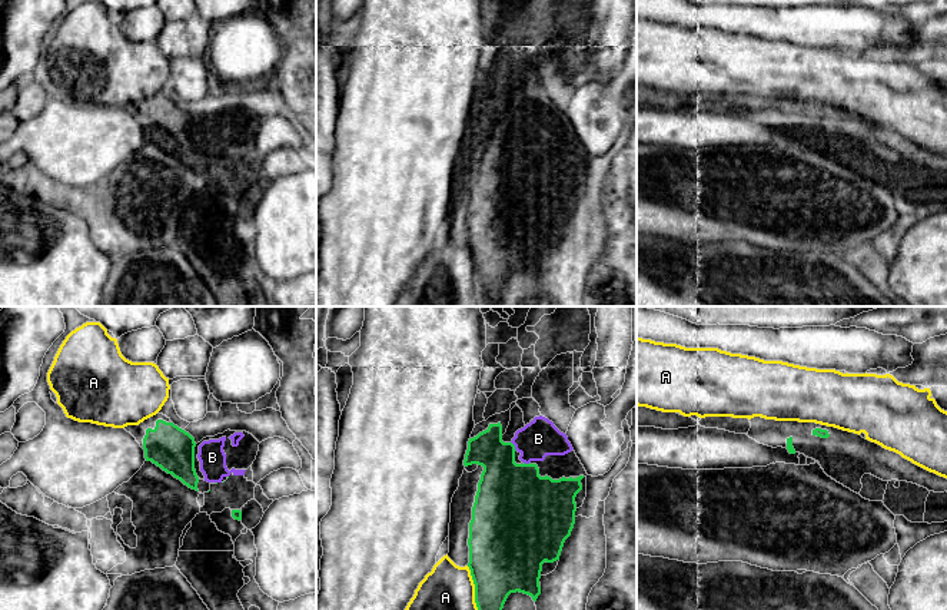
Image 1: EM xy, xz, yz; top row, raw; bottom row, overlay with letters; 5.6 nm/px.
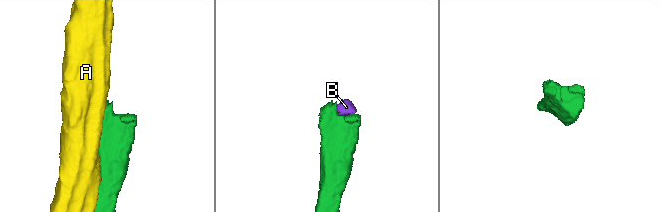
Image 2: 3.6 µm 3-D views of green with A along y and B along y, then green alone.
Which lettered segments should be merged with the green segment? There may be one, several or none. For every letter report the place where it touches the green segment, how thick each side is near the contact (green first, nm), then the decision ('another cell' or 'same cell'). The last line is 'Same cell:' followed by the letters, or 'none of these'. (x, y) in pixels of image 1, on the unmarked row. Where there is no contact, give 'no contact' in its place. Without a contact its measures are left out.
A: xz (475, 275) | 360/420 nm | another cell
B: xz (514, 125) | 320/200 nm | same cell
Same cell: B

